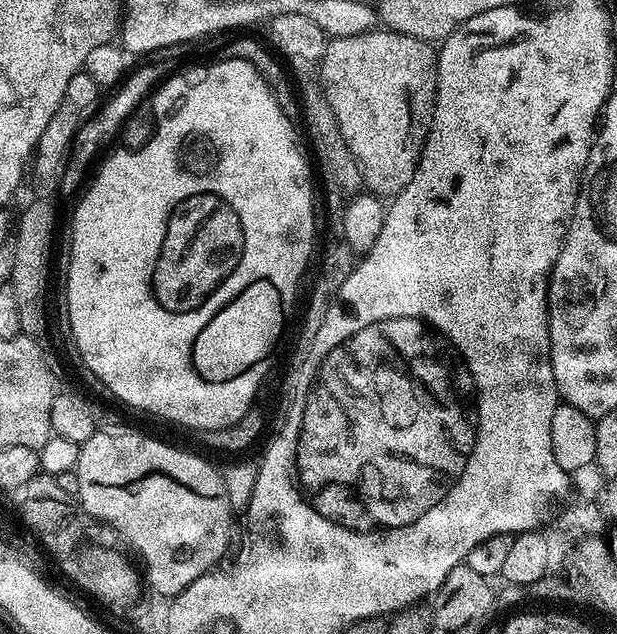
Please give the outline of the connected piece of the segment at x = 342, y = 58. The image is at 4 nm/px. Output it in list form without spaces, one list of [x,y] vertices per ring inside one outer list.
[[[371,30],[366,33],[356,34],[353,37],[338,37],[327,41],[324,54],[318,61],[318,67],[320,67],[318,83],[324,89],[326,102],[330,102],[330,110],[334,110],[334,118],[338,118],[338,130],[342,130],[342,138],[346,138],[346,146],[350,146],[350,154],[354,154],[356,165],[360,168],[360,173],[364,179],[364,188],[369,193],[381,198],[395,198],[402,190],[406,190],[410,178],[414,178],[414,170],[420,165],[420,156],[424,152],[424,143],[429,130],[432,128],[432,112],[436,108],[437,55],[437,49],[429,41],[419,40],[401,32],[387,30]]]

